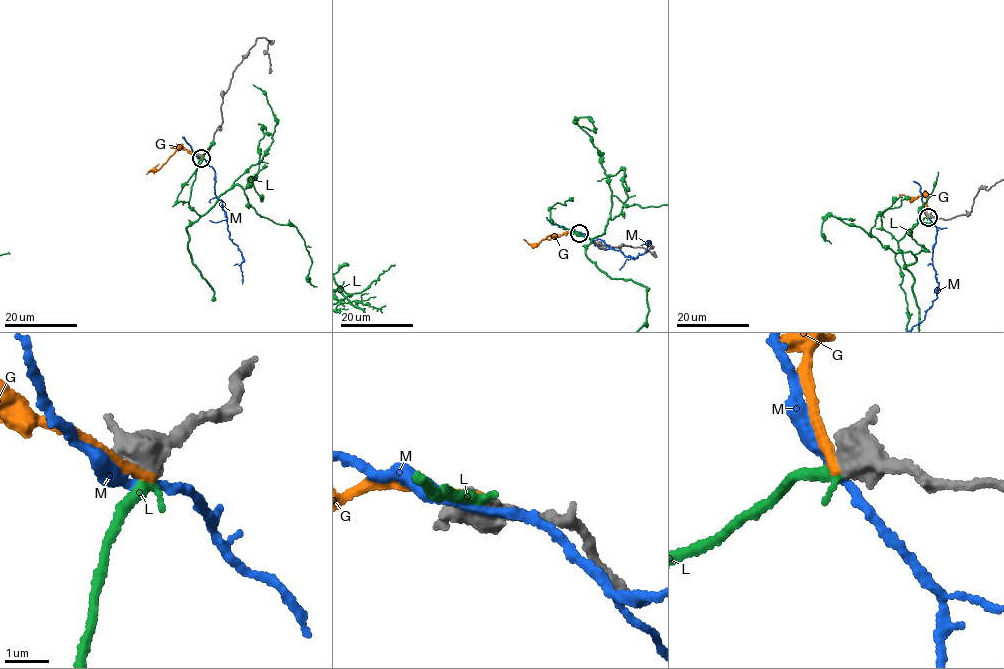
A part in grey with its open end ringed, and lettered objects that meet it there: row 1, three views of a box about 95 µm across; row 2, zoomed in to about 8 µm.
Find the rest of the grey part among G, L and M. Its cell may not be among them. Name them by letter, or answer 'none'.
L

